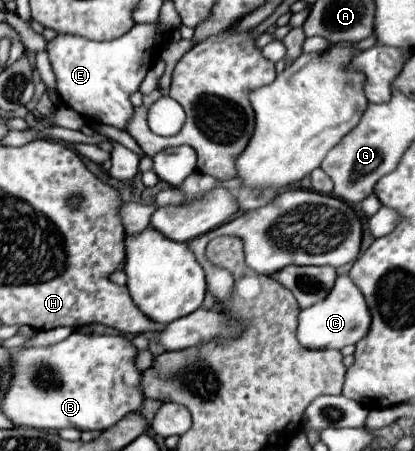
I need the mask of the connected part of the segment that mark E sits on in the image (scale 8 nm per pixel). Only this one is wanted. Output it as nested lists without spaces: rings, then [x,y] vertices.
[[[136,24],[118,40],[108,42],[90,42],[80,36],[58,34],[48,42],[48,56],[56,74],[58,94],[84,118],[124,130],[134,110],[130,94],[140,88],[146,72],[150,70],[150,60],[154,62],[156,58],[156,46],[156,24]]]

